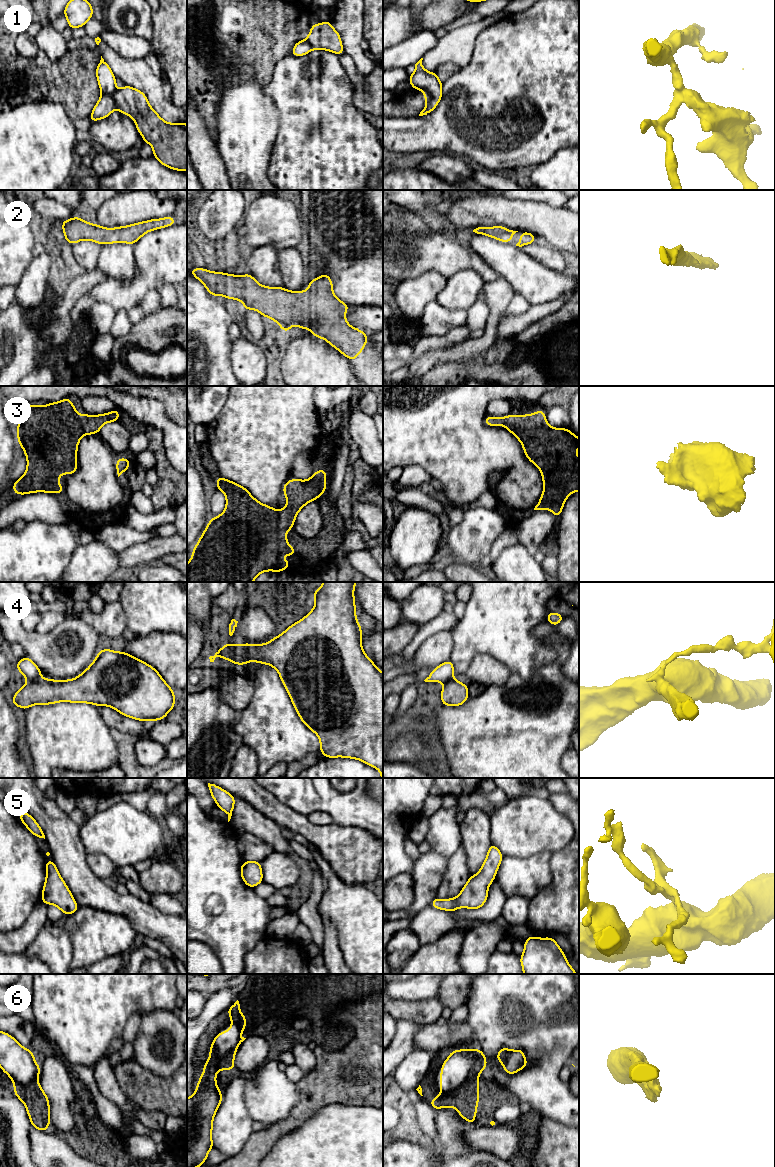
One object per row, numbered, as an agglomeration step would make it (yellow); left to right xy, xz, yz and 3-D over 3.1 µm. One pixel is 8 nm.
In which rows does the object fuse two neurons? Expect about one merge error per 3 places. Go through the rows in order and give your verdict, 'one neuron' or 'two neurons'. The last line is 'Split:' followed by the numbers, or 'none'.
1: two neurons
2: one neuron
3: one neuron
4: two neurons
5: one neuron
6: two neurons
Split: 1, 4, 6

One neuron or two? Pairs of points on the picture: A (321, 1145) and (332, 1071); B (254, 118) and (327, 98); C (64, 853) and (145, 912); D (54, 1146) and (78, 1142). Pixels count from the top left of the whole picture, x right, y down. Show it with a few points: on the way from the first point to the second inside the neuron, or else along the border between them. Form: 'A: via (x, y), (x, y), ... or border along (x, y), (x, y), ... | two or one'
A: border along (351, 1105), (326, 1104), (320, 1107), (308, 1119) | two
B: border along (264, 92), (274, 104), (278, 114), (277, 135) | two
C: via (81, 874), (105, 898), (118, 904), (124, 904) | one
D: border along (48, 1131), (59, 1135), (83, 1156) | two

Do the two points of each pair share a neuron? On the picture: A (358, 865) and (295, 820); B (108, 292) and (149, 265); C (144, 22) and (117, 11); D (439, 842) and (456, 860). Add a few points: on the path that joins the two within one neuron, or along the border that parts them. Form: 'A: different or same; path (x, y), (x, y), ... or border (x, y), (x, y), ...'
A: same; path (342, 849), (331, 840), (311, 832)
B: same; path (120, 292), (128, 292), (143, 277)
C: same; path (140, 14), (136, 10), (125, 10)
D: different; border (461, 844), (448, 858)

